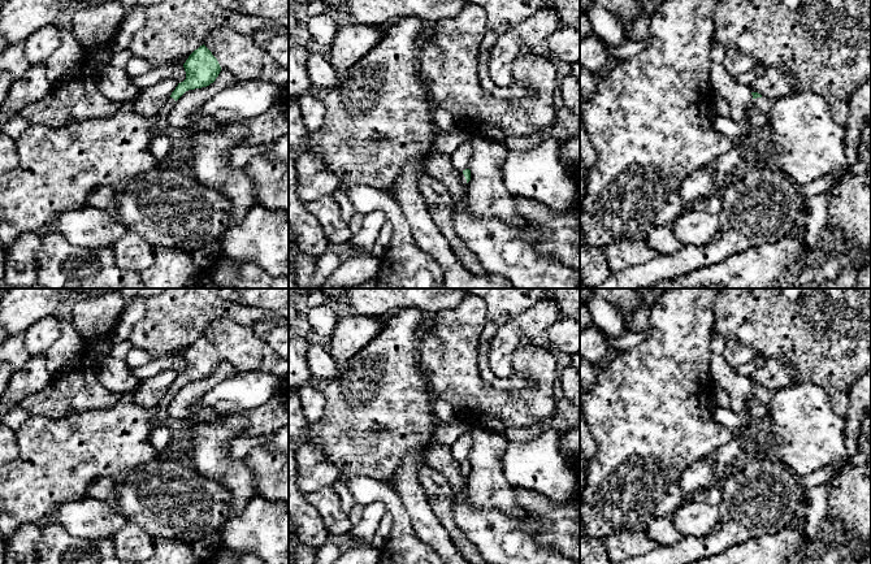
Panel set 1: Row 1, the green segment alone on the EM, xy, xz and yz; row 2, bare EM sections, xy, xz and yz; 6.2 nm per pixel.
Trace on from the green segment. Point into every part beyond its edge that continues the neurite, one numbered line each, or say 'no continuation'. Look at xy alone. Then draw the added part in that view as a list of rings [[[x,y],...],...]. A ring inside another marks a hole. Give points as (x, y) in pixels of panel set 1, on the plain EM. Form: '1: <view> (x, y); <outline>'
1: xy (160, 413); [[[169,389],[168,392],[165,394],[165,396],[161,400],[161,407],[157,411],[153,411],[155,415],[155,420],[166,420],[169,418],[166,415],[166,409],[168,405],[170,404],[170,402],[173,400],[174,395],[177,392],[173,389]]]

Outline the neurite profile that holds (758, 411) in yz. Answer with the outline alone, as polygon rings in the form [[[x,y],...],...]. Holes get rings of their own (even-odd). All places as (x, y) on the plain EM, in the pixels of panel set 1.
[[[753,396],[749,400],[749,409],[753,418],[757,422],[762,424],[762,421],[770,413],[770,404],[762,404],[759,400],[755,399],[755,396]]]

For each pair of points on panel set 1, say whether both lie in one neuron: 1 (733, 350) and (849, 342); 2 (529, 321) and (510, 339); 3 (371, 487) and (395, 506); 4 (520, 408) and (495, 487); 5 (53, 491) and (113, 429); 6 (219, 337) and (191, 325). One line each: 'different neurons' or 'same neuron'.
1: different neurons
2: same neuron
3: same neuron
4: different neurons
5: same neuron
6: different neurons

